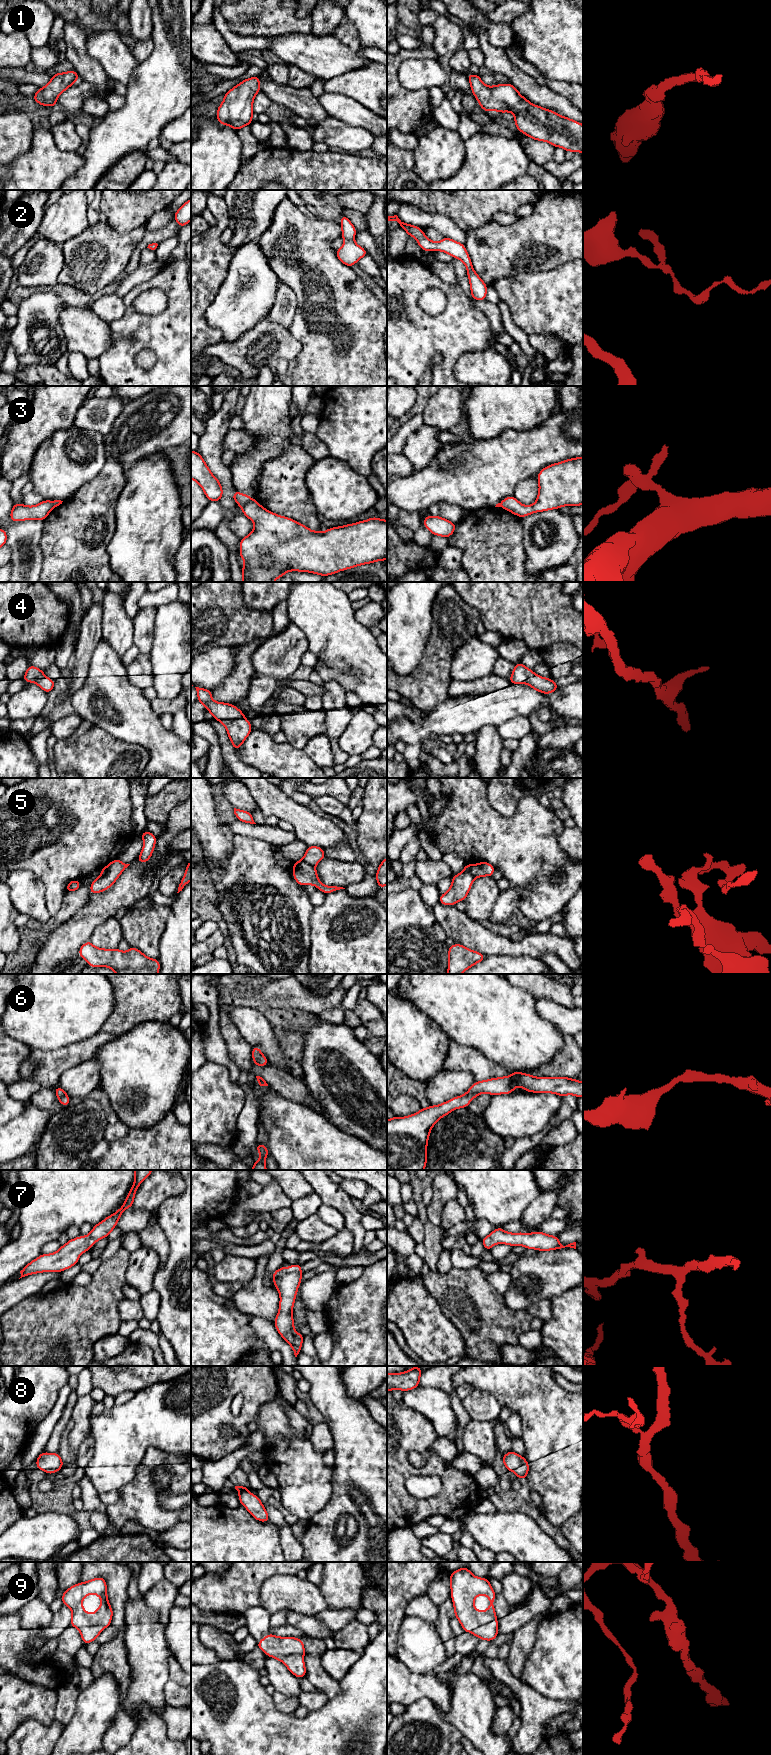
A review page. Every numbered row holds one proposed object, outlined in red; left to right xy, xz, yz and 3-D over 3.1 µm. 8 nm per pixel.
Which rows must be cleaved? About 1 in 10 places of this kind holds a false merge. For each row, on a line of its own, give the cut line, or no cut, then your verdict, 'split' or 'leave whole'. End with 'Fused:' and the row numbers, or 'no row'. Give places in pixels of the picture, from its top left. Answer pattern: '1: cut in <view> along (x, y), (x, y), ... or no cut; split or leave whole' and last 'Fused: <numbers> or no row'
1: no cut; leave whole
2: no cut; leave whole
3: cut in xz along (251, 499), (242, 507); split
4: no cut; leave whole
5: cut in yz along (470, 865), (470, 871), (474, 878); split
6: no cut; leave whole
7: no cut; leave whole
8: no cut; leave whole
9: no cut; leave whole
Fused: 3, 5

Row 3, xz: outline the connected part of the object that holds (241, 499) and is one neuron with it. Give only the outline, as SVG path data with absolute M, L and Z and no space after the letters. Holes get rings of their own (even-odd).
M236 490L234 491L232 497L239 507L243 507L245 504L247 504L251 500L251 497L249 495L240 493Z

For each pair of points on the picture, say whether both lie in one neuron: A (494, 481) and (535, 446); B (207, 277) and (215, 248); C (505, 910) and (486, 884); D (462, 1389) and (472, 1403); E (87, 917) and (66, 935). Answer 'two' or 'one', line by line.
A: one
B: one
C: two
D: two
E: one

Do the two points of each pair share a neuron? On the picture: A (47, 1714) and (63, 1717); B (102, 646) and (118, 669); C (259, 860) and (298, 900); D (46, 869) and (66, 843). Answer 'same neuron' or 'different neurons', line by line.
A: different neurons
B: same neuron
C: same neuron
D: same neuron

